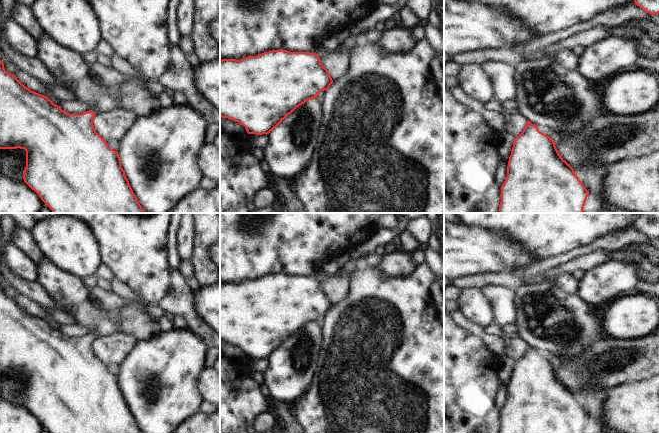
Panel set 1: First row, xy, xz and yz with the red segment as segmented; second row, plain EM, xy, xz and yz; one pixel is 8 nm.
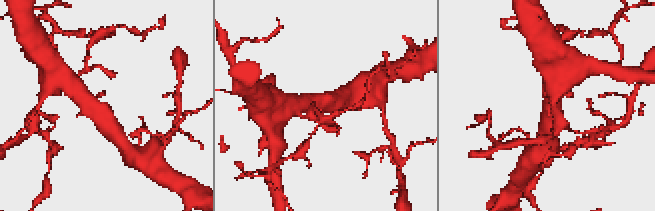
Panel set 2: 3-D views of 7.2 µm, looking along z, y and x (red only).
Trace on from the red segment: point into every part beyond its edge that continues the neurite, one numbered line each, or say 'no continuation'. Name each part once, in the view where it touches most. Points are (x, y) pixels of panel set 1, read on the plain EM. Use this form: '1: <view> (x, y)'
no continuation

